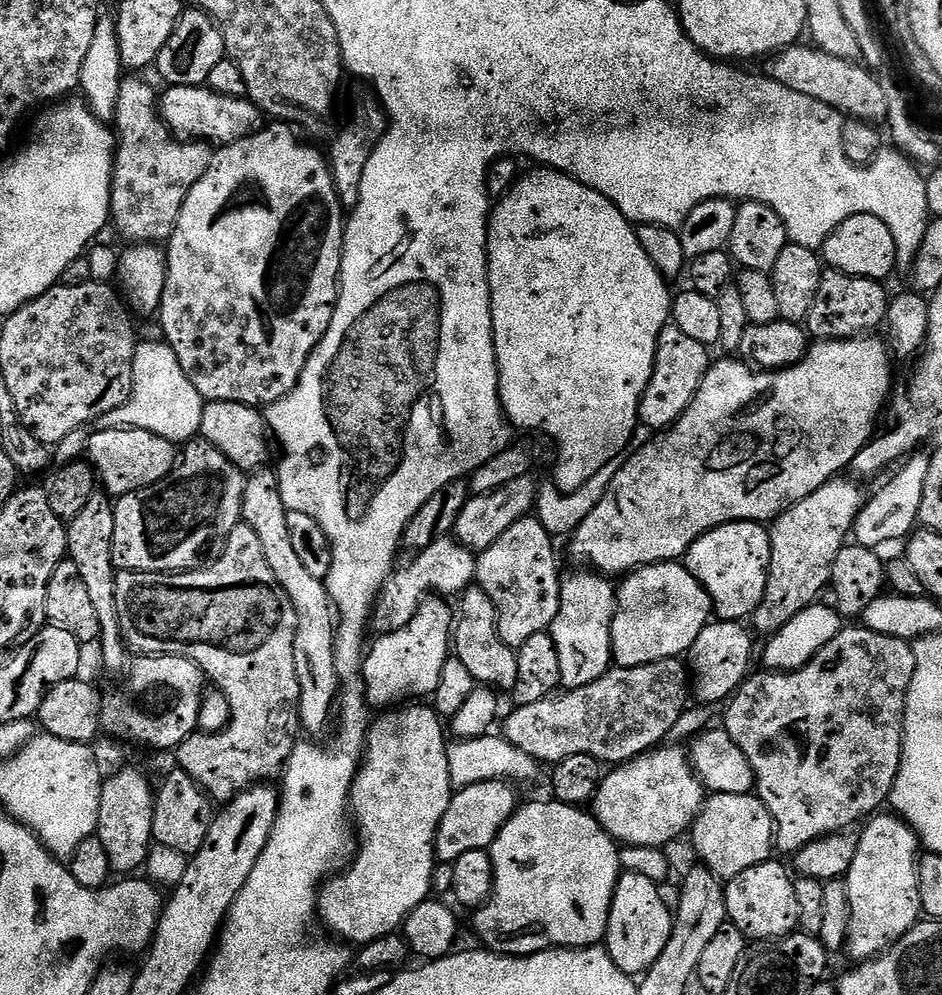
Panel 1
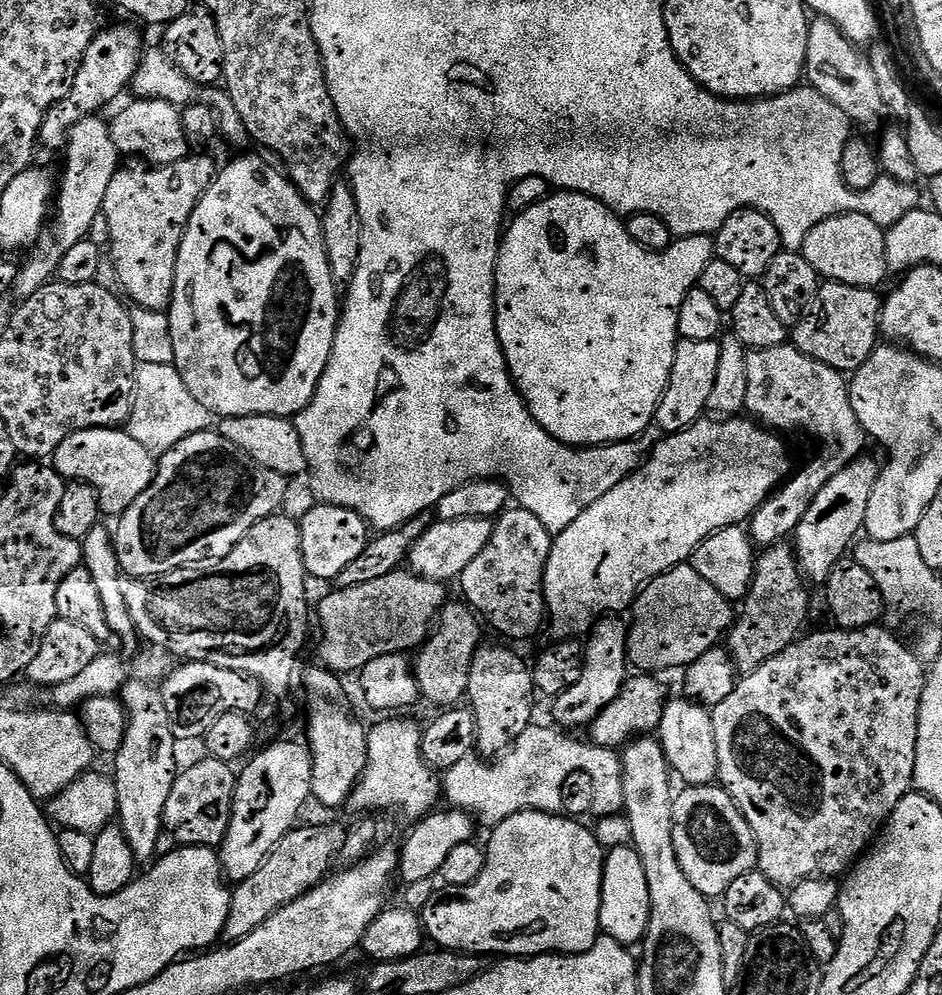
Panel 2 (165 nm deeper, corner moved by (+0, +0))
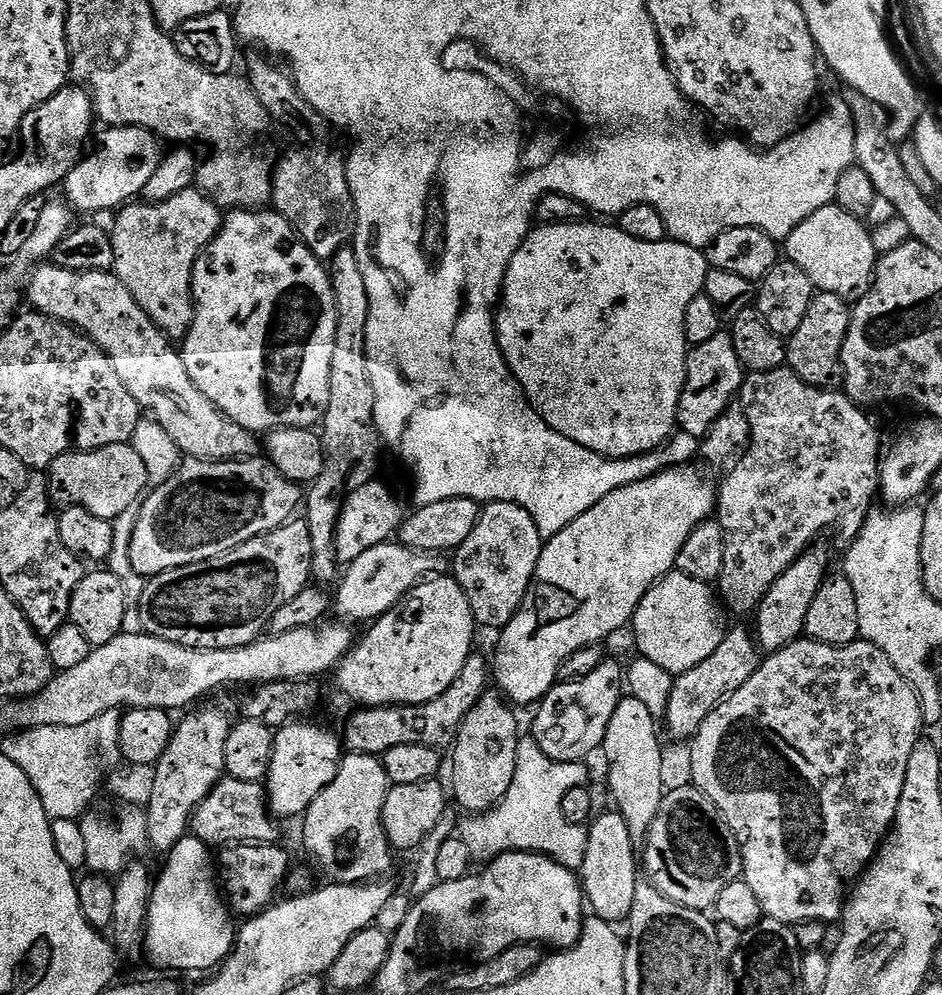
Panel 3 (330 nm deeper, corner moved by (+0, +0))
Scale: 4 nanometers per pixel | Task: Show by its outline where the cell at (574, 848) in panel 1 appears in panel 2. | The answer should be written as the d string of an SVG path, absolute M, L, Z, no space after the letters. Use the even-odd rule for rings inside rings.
M519 812L506 818L501 824L491 829L492 837L486 843L484 869L474 882L461 888L448 888L441 896L436 896L432 904L428 904L422 911L424 931L427 939L432 940L437 949L449 952L466 952L485 958L527 958L530 956L546 956L549 954L563 954L577 956L580 952L590 950L596 945L600 931L600 899L602 898L602 874L604 873L604 858L606 849L600 844L595 831L584 825L579 819L557 814L554 812Z

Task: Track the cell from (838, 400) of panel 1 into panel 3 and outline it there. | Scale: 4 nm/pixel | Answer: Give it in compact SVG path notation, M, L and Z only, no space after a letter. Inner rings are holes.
M691 466L668 468L640 483L614 490L614 494L602 498L602 502L595 504L566 530L551 537L545 543L536 567L530 602L525 603L518 615L499 633L496 664L494 660L494 680L500 683L499 691L513 705L539 705L556 687L564 665L573 656L586 648L603 645L607 636L631 625L636 607L644 595L676 568L678 554L688 539L717 508L717 489L711 488Z

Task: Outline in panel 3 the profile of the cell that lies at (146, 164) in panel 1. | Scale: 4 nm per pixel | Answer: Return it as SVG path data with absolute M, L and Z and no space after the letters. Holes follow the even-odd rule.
M191 187L174 194L174 198L166 198L157 204L129 202L115 213L115 218L116 225L111 234L116 259L114 274L128 287L138 306L142 306L144 313L153 318L159 317L159 312L177 312L184 318L191 317L194 307L192 302L194 266L220 232L221 209L216 207L216 203L209 196Z

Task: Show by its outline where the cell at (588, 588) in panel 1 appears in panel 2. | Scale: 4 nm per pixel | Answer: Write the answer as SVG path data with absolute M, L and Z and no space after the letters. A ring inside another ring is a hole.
M600 618L593 623L591 632L584 644L584 669L582 678L570 686L561 696L551 701L552 716L561 729L587 729L592 719L604 710L610 702L618 698L626 680L630 676L630 661L628 659L629 625L620 618Z

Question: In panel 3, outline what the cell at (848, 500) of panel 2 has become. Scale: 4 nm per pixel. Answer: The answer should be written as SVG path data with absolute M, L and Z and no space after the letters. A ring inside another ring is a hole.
M813 546L803 556L800 556L792 564L790 570L782 578L778 578L770 594L760 604L758 615L755 617L759 628L755 631L754 639L765 653L776 653L805 635L806 614L810 614L810 605L829 575L828 552L820 547Z

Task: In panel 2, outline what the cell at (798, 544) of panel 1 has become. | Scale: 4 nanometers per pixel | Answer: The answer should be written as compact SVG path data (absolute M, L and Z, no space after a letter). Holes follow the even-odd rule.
M788 542L773 544L759 553L756 562L756 573L752 575L752 585L748 595L742 601L742 607L739 609L738 619L733 623L726 636L726 648L732 655L732 661L735 664L737 673L747 674L758 670L770 658L782 654L801 635L804 623L808 620L808 588L805 577L802 575L800 562L796 557L793 545Z

